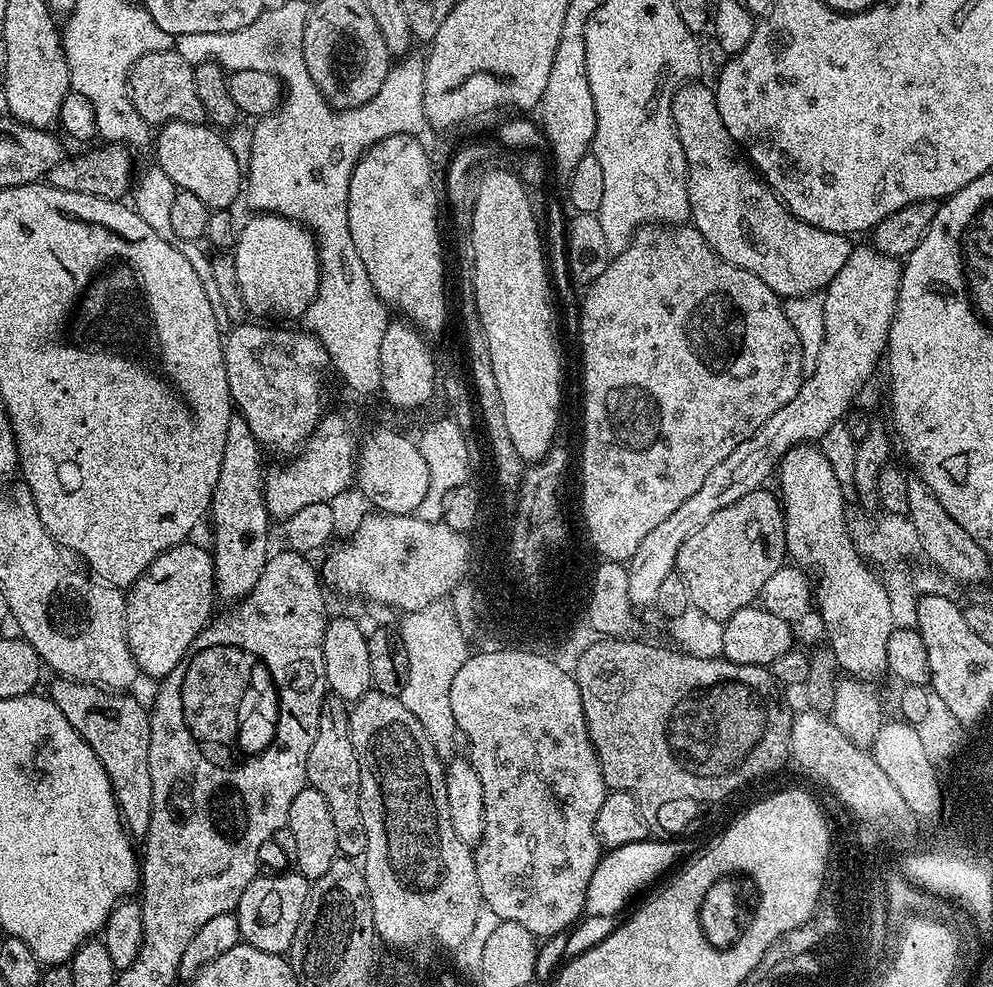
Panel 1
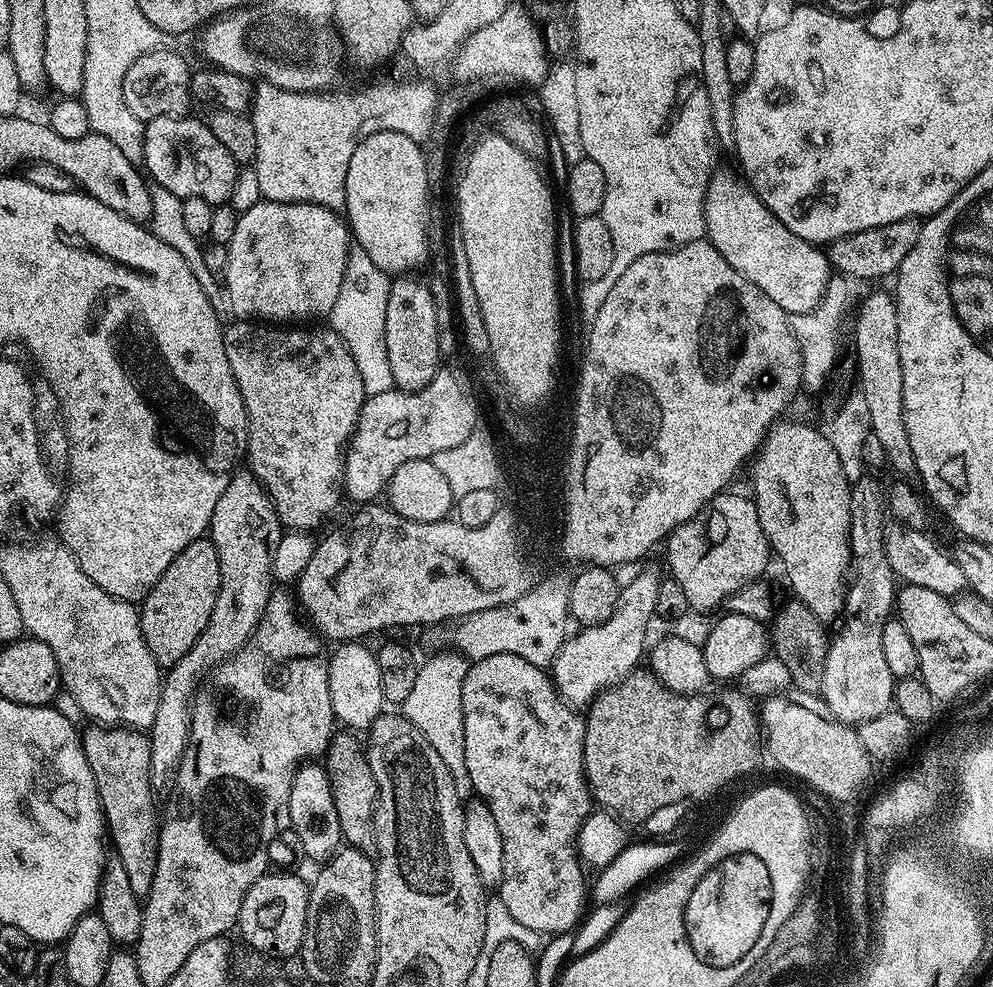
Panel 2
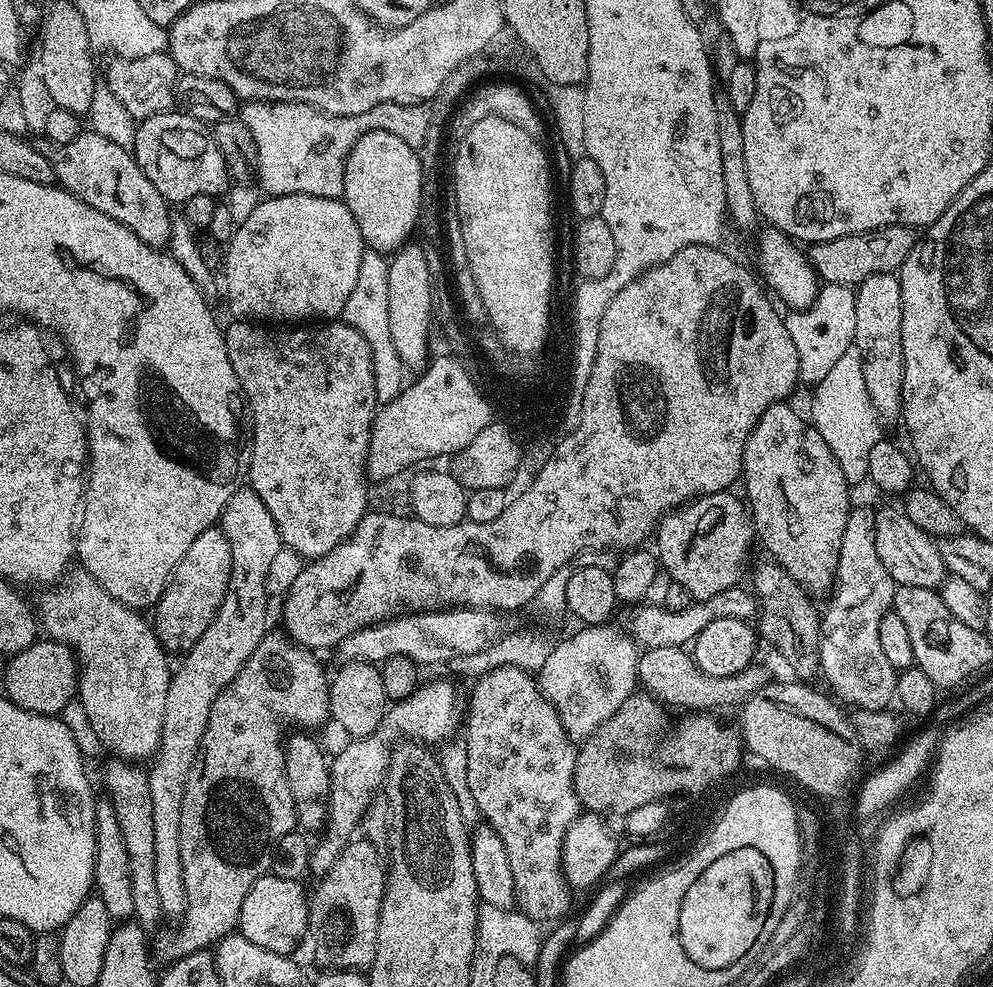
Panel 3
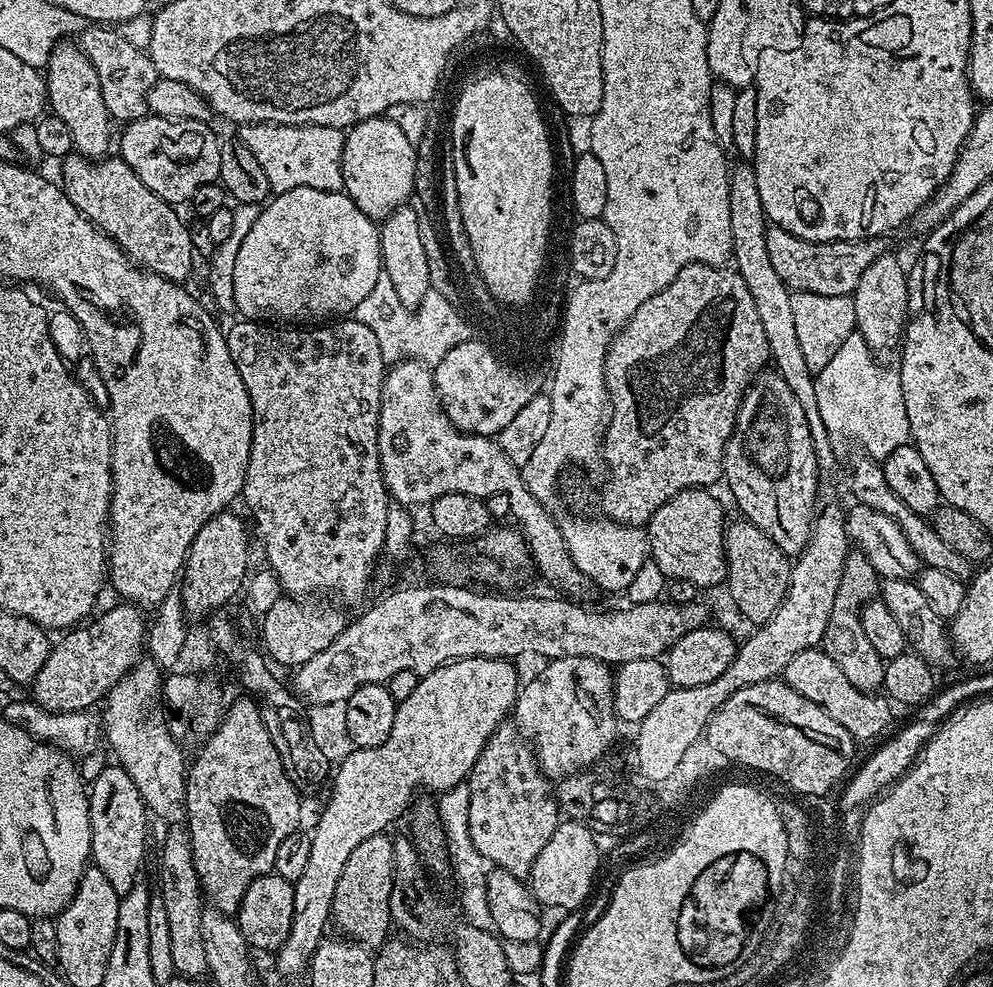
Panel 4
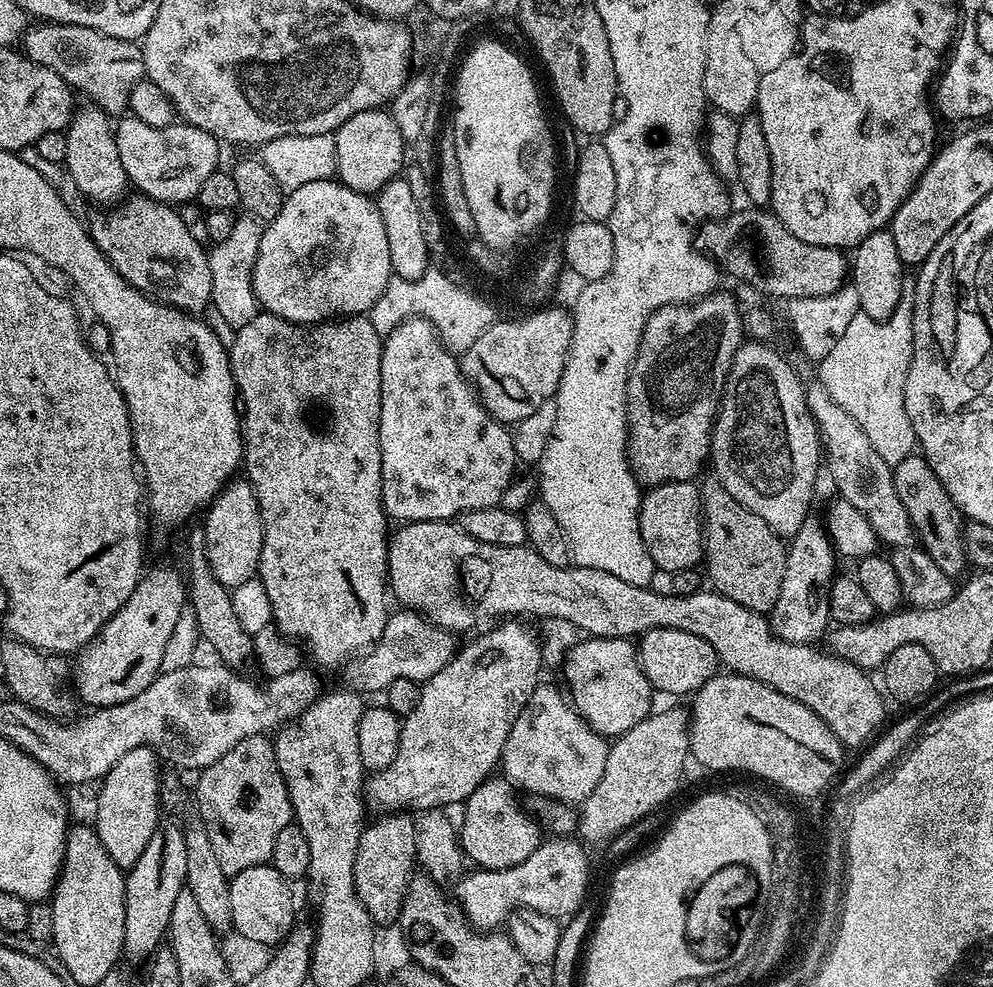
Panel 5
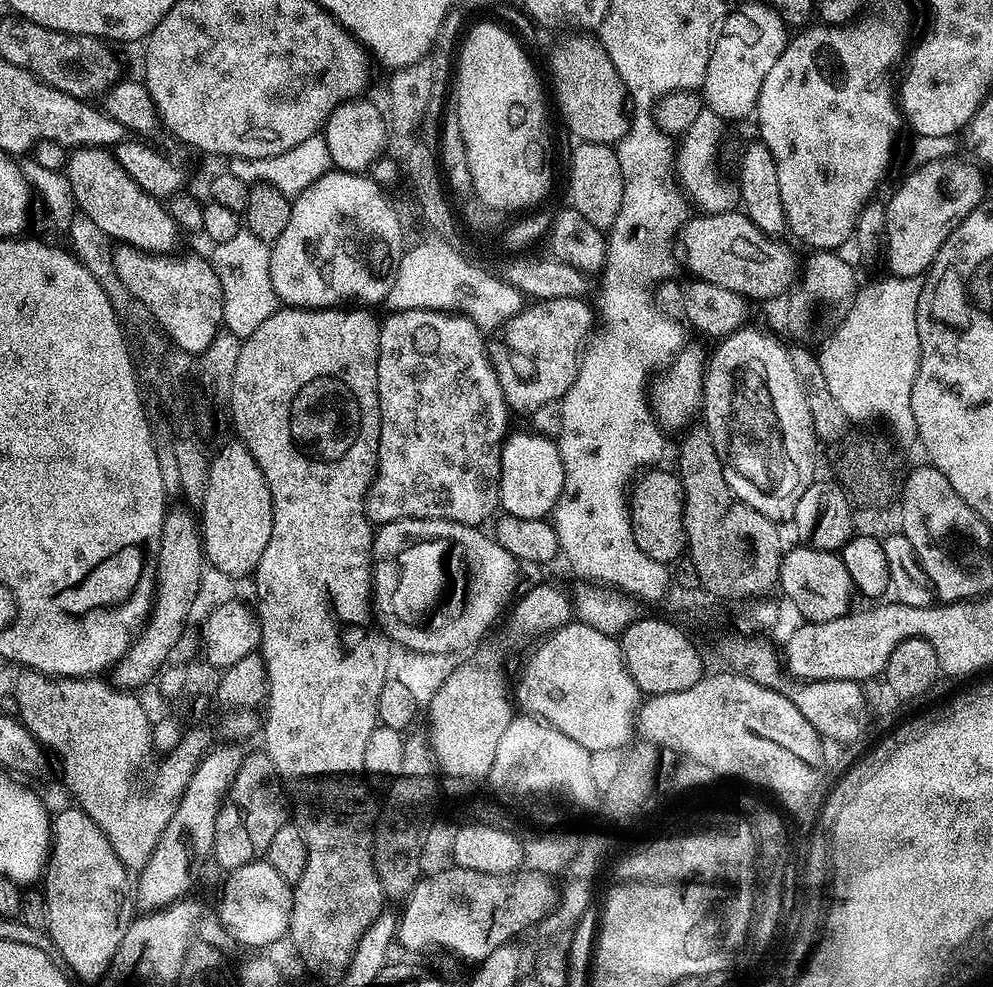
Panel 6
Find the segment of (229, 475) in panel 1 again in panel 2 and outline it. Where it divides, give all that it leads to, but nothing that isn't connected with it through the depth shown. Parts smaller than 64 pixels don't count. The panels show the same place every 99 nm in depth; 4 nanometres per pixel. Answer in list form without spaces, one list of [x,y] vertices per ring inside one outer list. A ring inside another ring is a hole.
[[[251,470],[240,471],[233,471],[226,490],[222,490],[222,498],[218,498],[218,506],[214,506],[210,525],[210,539],[212,545],[216,547],[218,566],[220,567],[220,584],[216,588],[214,610],[210,610],[210,622],[206,622],[206,630],[202,630],[198,642],[194,642],[194,646],[190,646],[187,654],[167,669],[162,680],[158,710],[150,729],[148,741],[152,782],[156,786],[160,786],[167,776],[169,779],[173,775],[181,754],[184,752],[190,727],[190,701],[198,685],[205,679],[209,670],[229,659],[231,654],[234,654],[241,645],[248,641],[248,637],[251,636],[253,629],[259,623],[260,615],[264,612],[264,607],[267,606],[274,591],[272,560],[276,544],[282,535],[282,525],[276,513],[276,507],[272,504],[272,499],[268,497],[268,491],[264,489],[264,485],[257,480]]]

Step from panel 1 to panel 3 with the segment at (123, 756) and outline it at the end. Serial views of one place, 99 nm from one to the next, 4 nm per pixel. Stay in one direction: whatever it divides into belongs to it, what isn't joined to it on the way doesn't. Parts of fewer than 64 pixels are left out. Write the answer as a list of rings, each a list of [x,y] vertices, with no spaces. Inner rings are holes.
[[[108,758],[104,764],[104,788],[116,811],[118,826],[129,854],[131,897],[134,898],[133,917],[135,923],[152,934],[156,923],[162,920],[164,911],[154,879],[154,817],[150,803],[148,773],[139,763],[123,758]]]

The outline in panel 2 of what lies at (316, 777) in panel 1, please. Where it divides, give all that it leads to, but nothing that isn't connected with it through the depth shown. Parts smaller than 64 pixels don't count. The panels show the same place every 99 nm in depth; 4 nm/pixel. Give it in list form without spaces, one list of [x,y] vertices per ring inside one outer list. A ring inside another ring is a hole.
[[[340,730],[328,742],[322,756],[322,764],[326,769],[332,793],[334,794],[334,810],[338,810],[338,826],[343,843],[356,848],[362,854],[372,856],[376,851],[376,839],[372,829],[372,811],[376,808],[376,783],[374,774],[368,765],[368,757],[362,751],[362,744],[355,740],[353,733]]]

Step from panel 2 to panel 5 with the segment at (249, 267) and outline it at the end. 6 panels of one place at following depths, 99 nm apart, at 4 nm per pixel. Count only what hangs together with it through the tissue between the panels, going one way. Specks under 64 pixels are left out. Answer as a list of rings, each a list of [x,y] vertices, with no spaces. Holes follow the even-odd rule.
[[[329,178],[318,182],[306,182],[306,186],[298,186],[293,192],[287,193],[278,214],[264,224],[262,242],[256,251],[256,260],[252,263],[252,292],[256,295],[256,300],[261,309],[271,316],[277,316],[295,324],[311,326],[331,322],[337,318],[371,313],[374,302],[378,302],[382,290],[386,290],[388,279],[393,274],[392,263],[390,262],[390,242],[386,242],[386,230],[382,226],[382,214],[378,214],[375,199],[371,195],[350,190],[341,184],[339,179]]]

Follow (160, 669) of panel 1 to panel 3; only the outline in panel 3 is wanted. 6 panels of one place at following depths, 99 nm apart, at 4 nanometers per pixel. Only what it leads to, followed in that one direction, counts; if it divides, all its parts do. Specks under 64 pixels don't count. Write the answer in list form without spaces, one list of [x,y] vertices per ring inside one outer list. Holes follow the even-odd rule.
[[[220,527],[202,530],[202,534],[194,538],[190,550],[182,554],[182,562],[174,566],[166,590],[154,606],[156,637],[160,639],[165,652],[187,654],[194,642],[198,642],[198,638],[206,634],[206,626],[214,622],[214,614],[218,614],[218,606],[222,606],[222,598],[230,582],[231,565],[230,542]]]

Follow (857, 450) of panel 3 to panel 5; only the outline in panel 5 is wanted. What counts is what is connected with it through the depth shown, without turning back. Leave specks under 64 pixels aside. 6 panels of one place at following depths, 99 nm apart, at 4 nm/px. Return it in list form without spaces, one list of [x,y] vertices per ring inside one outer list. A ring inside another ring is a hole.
[[[904,298],[894,310],[894,314],[890,314],[890,318],[885,320],[875,320],[867,316],[865,312],[859,312],[850,321],[850,326],[846,326],[842,338],[834,342],[834,350],[830,350],[830,354],[826,354],[826,358],[818,364],[820,368],[818,380],[826,388],[827,394],[830,394],[830,398],[842,410],[846,410],[855,422],[858,422],[858,425],[866,432],[866,437],[870,438],[871,445],[882,456],[882,461],[891,466],[913,455],[917,447],[914,426],[910,426],[910,418],[906,414],[906,402],[904,401],[904,387],[912,357],[913,338],[912,302],[911,299]]]

